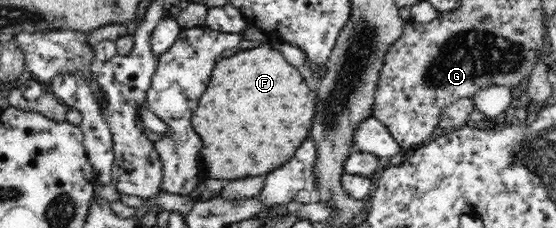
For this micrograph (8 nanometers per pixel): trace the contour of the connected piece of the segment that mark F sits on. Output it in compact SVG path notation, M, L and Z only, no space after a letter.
M264 43L260 48L238 52L230 58L224 58L216 64L212 74L212 86L200 98L196 108L196 126L198 134L204 138L204 154L207 177L232 181L251 176L266 176L272 170L277 170L288 158L296 152L302 140L310 134L310 120L314 118L316 96L300 76L300 72L290 66L272 44Z

